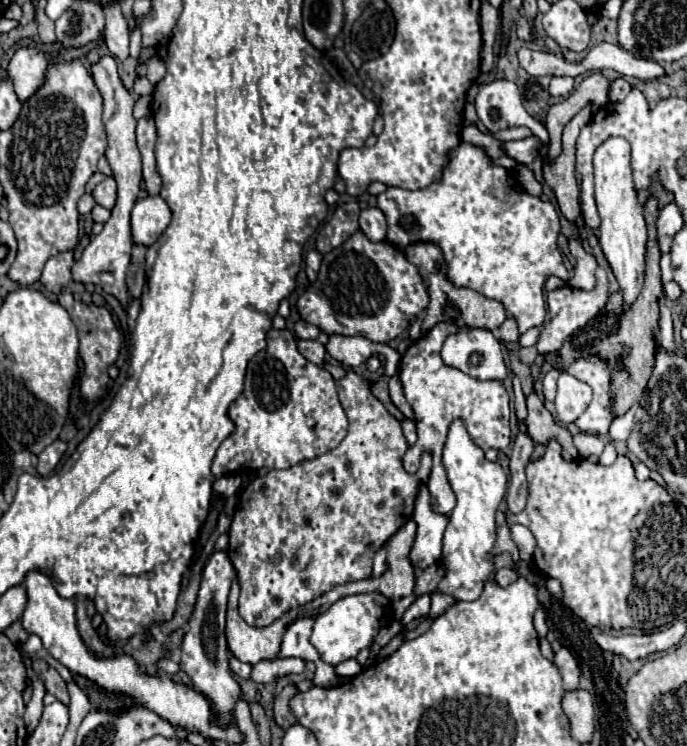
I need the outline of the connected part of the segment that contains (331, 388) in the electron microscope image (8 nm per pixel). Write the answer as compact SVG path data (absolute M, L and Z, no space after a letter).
M270 329L266 343L266 349L250 359L244 391L230 405L228 413L236 429L214 457L216 479L244 467L288 469L328 453L346 437L348 419L338 401L334 377L298 353L296 337L288 329Z

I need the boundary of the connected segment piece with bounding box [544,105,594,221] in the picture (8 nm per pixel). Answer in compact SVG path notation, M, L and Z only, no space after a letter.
M586 105L564 127L562 155L554 163L544 165L544 179L548 181L552 191L556 193L560 211L568 221L574 221L580 215L580 201L578 201L580 189L578 189L578 183L576 183L576 177L574 177L574 155L576 155L578 133L592 119L592 115L594 115L592 105Z

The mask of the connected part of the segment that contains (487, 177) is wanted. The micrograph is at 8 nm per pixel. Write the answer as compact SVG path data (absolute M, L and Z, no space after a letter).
M460 143L460 147L452 151L450 163L446 165L438 183L418 191L388 187L378 195L378 207L386 215L388 239L394 243L394 247L404 251L410 243L436 243L446 257L444 261L448 267L448 279L456 287L466 287L488 299L498 299L506 309L506 317L518 323L520 333L544 323L544 281L550 275L558 275L560 279L568 281L562 253L556 247L560 233L560 219L556 209L550 201L544 203L540 197L528 195L514 179L514 175L510 175L510 171L492 163L484 147Z

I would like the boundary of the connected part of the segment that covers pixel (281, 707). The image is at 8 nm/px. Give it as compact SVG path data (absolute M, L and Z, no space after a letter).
M284 687L282 693L274 699L274 721L276 721L282 729L288 729L288 727L292 727L292 725L296 723L292 711L290 711L290 705L288 705L290 697L296 695L296 693L298 693L296 687Z

